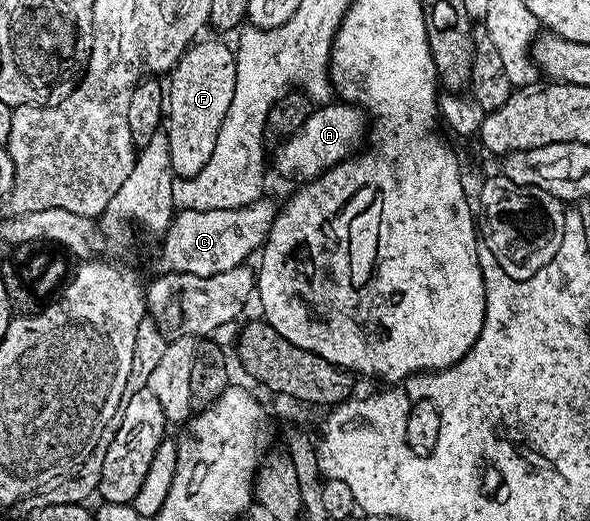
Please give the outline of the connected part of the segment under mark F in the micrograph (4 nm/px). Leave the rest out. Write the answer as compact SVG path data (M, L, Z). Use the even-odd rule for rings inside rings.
M216 39L193 42L170 72L166 83L166 134L170 141L170 165L173 176L189 179L210 161L214 145L218 145L218 129L234 98L236 57L233 48Z

